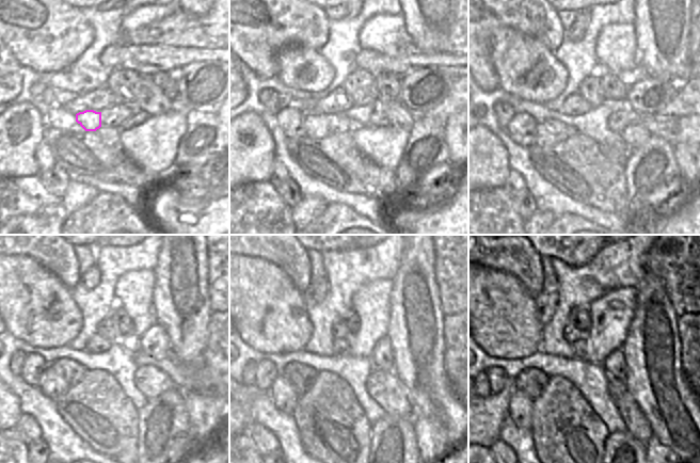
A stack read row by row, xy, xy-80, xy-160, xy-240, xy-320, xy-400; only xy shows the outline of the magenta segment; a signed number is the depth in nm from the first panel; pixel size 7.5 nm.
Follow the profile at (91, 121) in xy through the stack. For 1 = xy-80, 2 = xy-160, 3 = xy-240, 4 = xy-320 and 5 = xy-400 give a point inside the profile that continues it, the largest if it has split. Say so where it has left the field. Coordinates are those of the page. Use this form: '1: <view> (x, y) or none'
1: xy-80 (309, 117)
2: xy-160 (549, 133)
3: xy-240 (53, 384)
4: xy-320 (283, 393)
5: xy-400 (520, 410)

